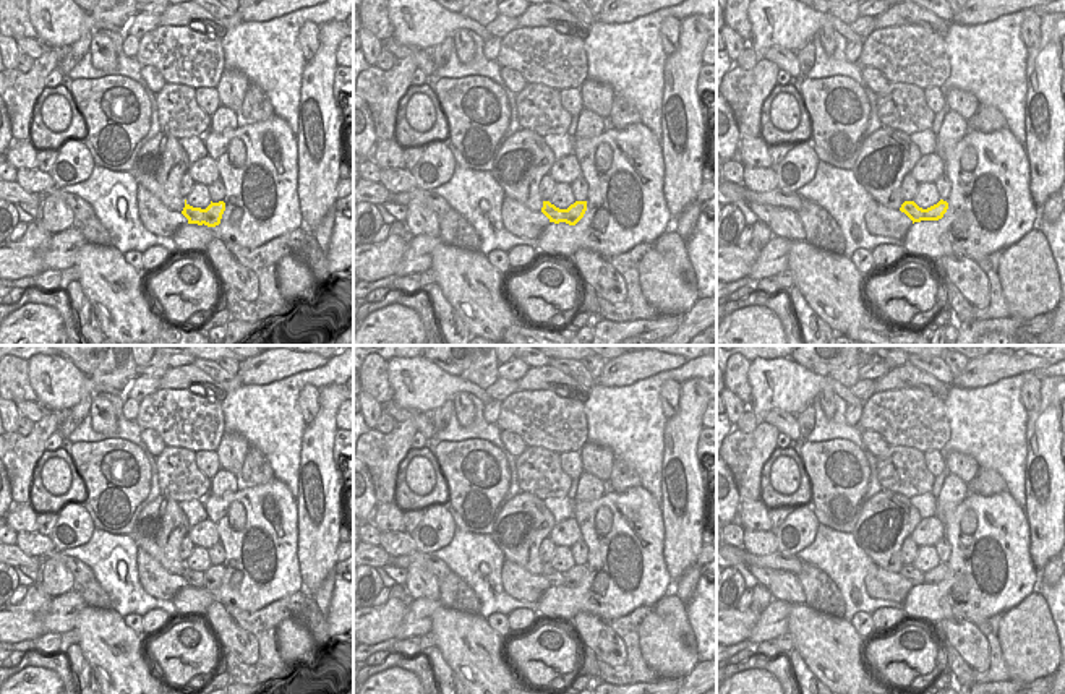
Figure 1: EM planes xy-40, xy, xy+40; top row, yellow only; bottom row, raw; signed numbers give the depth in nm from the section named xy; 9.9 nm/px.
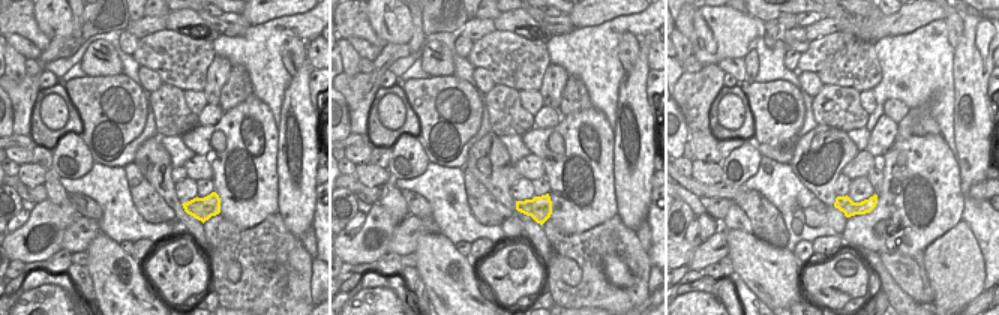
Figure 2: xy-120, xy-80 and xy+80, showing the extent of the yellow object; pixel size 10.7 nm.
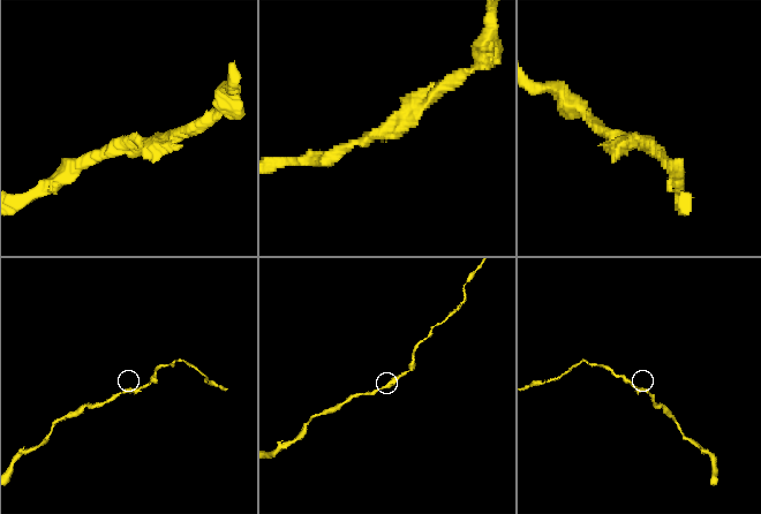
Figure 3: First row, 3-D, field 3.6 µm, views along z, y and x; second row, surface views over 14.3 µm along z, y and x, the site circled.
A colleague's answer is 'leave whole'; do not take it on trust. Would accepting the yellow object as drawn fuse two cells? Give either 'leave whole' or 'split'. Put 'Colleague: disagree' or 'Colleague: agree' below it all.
split
Colleague: disagree

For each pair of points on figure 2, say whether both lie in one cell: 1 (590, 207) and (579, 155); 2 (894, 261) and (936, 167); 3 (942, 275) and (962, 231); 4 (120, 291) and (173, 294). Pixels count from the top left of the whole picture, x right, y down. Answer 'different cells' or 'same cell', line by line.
1: same cell
2: different cells
3: same cell
4: different cells

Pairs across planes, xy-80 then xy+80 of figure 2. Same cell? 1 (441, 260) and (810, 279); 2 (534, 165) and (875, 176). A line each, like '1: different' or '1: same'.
1: different
2: different

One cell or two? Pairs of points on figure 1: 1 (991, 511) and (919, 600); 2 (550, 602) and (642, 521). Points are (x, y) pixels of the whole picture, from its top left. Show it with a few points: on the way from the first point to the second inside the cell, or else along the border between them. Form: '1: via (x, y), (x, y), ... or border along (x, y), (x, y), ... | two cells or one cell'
1: via (960, 521), (957, 537), (962, 573), (950, 584) | one cell
2: via (589, 602), (634, 592), (644, 560) | one cell

